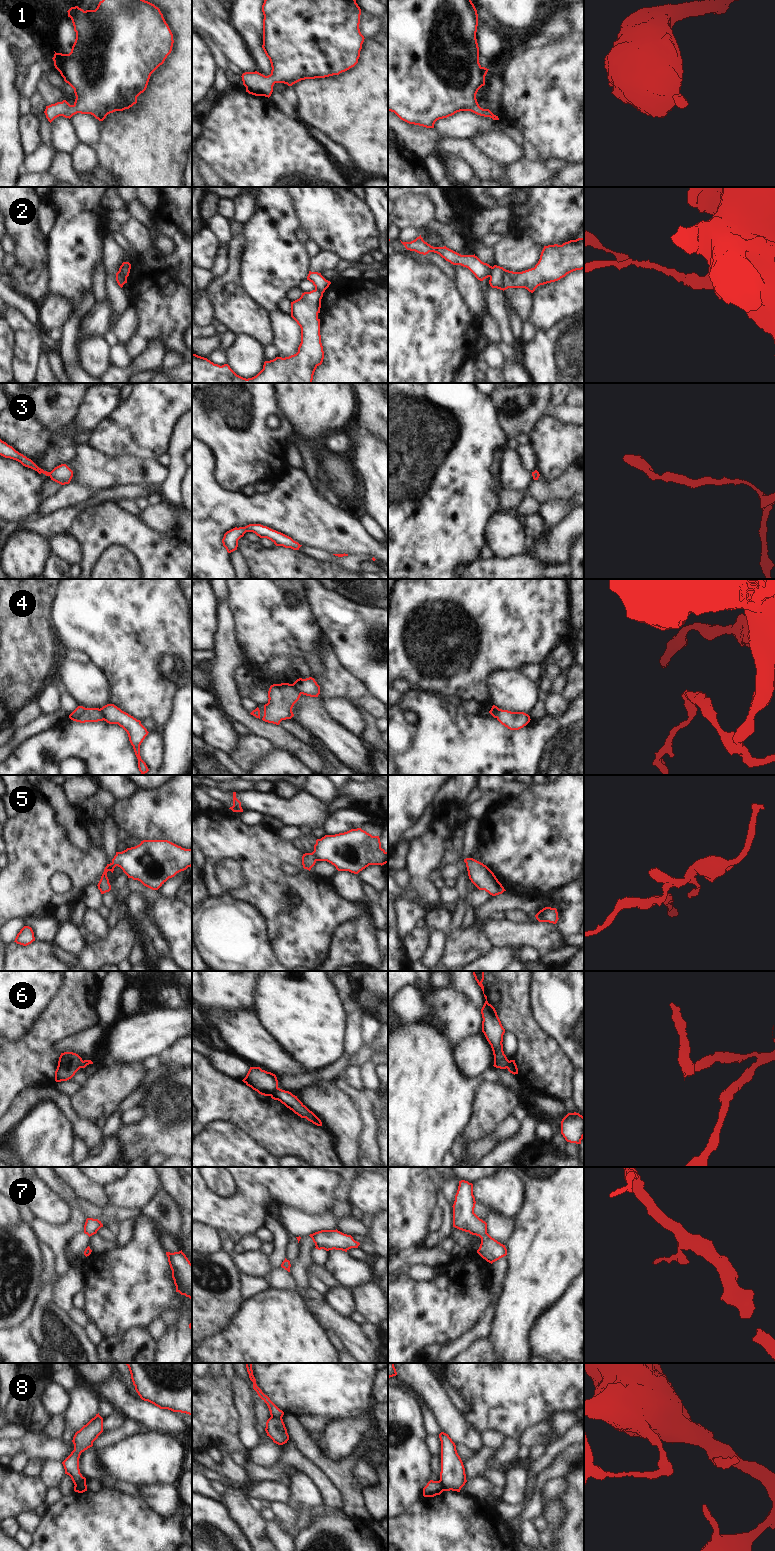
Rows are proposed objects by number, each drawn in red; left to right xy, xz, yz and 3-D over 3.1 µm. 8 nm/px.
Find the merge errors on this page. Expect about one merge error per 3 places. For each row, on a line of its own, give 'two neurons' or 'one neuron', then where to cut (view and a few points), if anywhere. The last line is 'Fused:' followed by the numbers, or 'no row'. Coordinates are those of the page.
1: one neuron; no cut
2: two neurons; cut in yz along (493, 267), (489, 276)
3: one neuron; no cut
4: two neurons; cut in xy along (99, 709), (103, 719)
5: one neuron; no cut
6: two neurons; cut in xz along (278, 1088), (270, 1095)
7: one neuron; no cut
8: two neurons; cut in xy along (85, 1481), (80, 1481), (75, 1485)
Fused: 2, 4, 6, 8

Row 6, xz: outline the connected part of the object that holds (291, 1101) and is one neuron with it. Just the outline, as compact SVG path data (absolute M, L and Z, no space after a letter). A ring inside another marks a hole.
M278 1088L272 1095L271 1098L280 1101L287 1108L292 1110L295 1114L301 1118L306 1118L317 1126L322 1126L321 1120L310 1111L298 1098L289 1091Z

